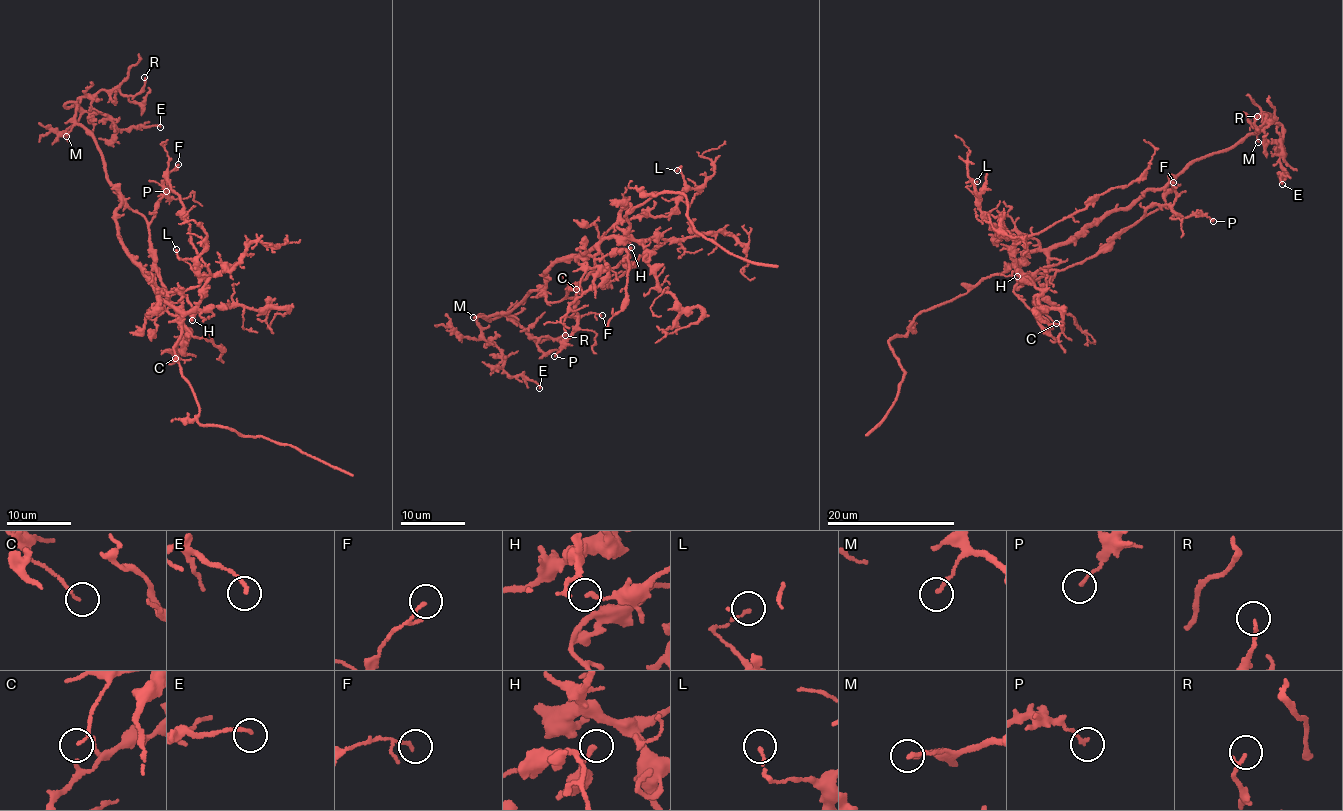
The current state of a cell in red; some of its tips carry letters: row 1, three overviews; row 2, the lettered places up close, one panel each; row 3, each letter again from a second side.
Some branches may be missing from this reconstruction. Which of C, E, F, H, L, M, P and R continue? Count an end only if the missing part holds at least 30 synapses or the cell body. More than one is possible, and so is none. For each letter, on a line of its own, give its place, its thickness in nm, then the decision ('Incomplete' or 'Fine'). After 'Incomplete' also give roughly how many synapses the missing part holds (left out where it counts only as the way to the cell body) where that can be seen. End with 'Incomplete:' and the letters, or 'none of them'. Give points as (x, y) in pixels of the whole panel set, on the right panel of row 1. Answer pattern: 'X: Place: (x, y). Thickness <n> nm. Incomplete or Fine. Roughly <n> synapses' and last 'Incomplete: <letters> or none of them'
C: Place: (1056, 323). Thickness 110 nm. Fine
E: Place: (1282, 184). Thickness 160 nm. Fine
F: Place: (1173, 182). Thickness 120 nm. Fine
H: Place: (1017, 276). Thickness 180 nm. Fine
L: Place: (977, 181). Thickness 130 nm. Fine
M: Place: (1258, 142). Thickness 140 nm. Fine
P: Place: (1213, 221). Thickness 130 nm. Fine
R: Place: (1257, 116). Thickness 160 nm. Fine
Incomplete: none of them

